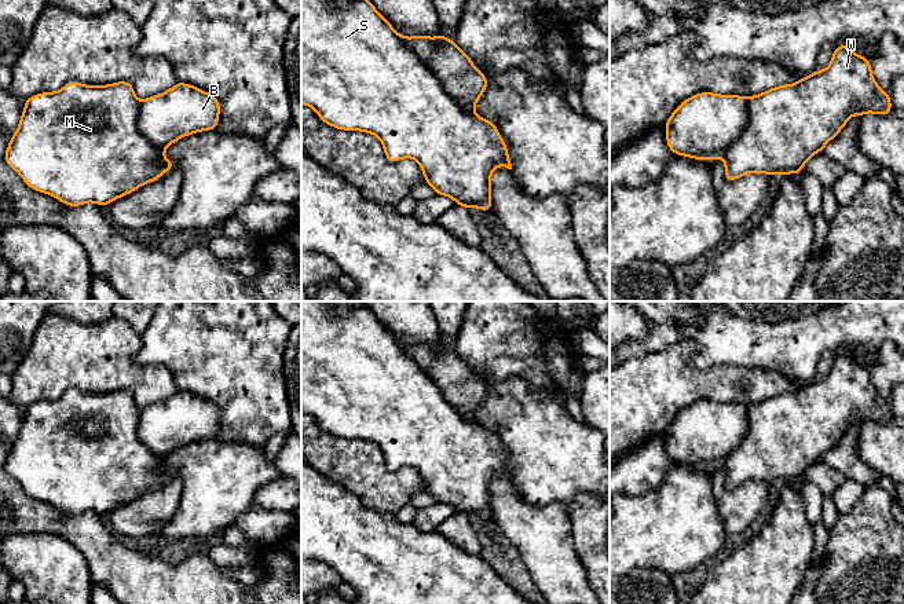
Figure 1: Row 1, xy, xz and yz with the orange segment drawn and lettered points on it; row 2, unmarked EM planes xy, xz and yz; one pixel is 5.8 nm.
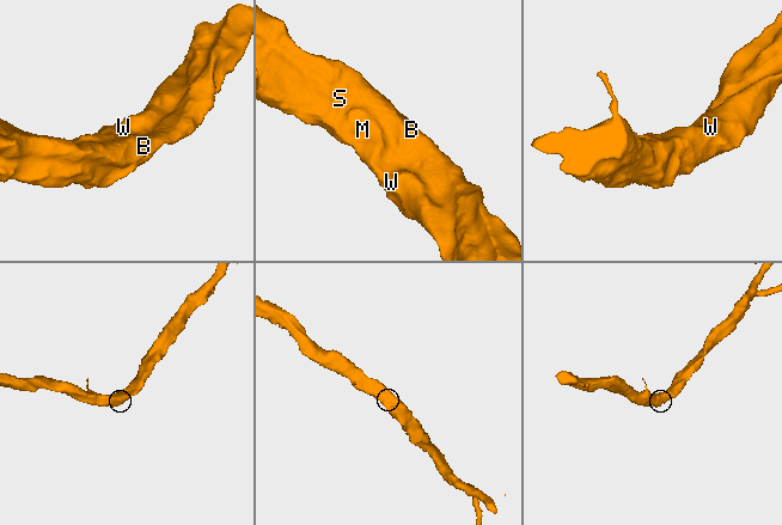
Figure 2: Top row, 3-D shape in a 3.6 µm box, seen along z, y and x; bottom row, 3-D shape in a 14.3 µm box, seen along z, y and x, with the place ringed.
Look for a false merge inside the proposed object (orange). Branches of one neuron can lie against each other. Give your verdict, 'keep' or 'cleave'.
keep

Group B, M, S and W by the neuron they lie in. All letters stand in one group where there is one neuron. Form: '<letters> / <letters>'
B M S W

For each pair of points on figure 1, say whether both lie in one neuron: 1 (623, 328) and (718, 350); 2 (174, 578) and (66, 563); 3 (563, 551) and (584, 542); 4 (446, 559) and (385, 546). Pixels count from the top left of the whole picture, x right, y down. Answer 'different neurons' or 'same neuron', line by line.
1: different neurons
2: different neurons
3: different neurons
4: same neuron

